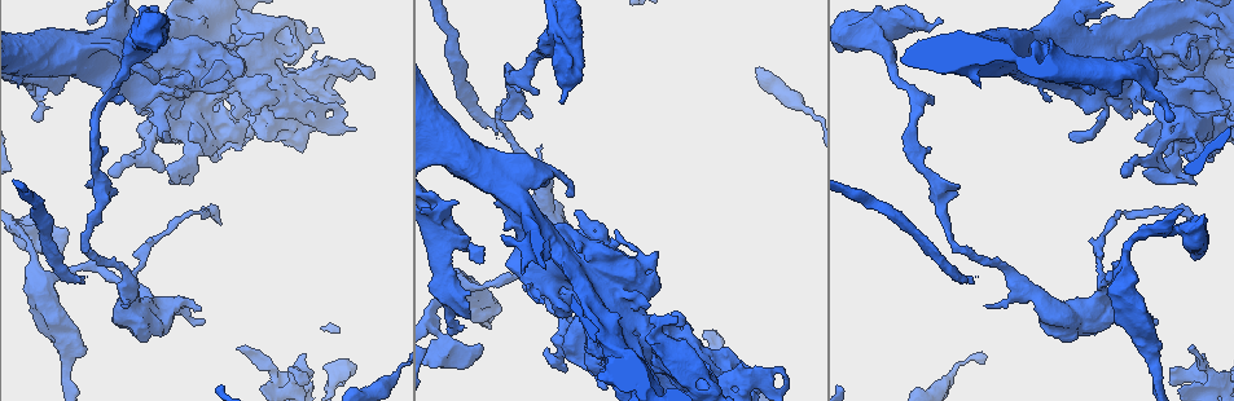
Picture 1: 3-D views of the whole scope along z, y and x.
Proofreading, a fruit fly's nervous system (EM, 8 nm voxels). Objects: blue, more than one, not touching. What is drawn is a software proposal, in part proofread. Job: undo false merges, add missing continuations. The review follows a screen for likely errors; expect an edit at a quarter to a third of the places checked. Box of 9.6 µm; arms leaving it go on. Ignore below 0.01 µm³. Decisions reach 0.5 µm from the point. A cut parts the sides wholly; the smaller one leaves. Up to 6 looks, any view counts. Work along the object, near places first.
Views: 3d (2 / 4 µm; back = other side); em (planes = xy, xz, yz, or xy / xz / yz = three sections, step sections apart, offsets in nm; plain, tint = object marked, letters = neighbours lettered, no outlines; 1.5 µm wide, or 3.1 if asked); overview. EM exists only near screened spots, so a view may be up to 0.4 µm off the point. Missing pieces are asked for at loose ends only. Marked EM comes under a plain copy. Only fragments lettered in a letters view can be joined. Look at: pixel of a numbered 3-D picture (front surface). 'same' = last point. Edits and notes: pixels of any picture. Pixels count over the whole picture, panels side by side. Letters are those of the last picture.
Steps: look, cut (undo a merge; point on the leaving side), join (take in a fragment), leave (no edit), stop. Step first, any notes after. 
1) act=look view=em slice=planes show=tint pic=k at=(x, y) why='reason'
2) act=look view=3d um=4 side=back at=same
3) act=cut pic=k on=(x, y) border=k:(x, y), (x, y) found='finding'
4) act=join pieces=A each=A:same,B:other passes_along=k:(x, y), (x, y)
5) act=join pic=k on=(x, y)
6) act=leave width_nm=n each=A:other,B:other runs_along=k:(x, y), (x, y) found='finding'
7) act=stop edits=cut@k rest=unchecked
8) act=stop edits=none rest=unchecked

act=look view=em slice=xz step=8 show=letters pic=1 at=(1072, 139) why='an open end'

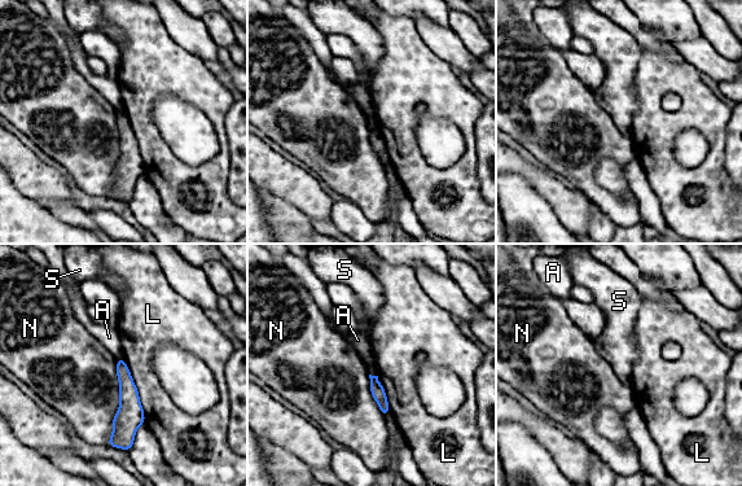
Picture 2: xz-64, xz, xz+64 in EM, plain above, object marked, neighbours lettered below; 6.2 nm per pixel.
act=look view=em slice=planes show=letters at=same

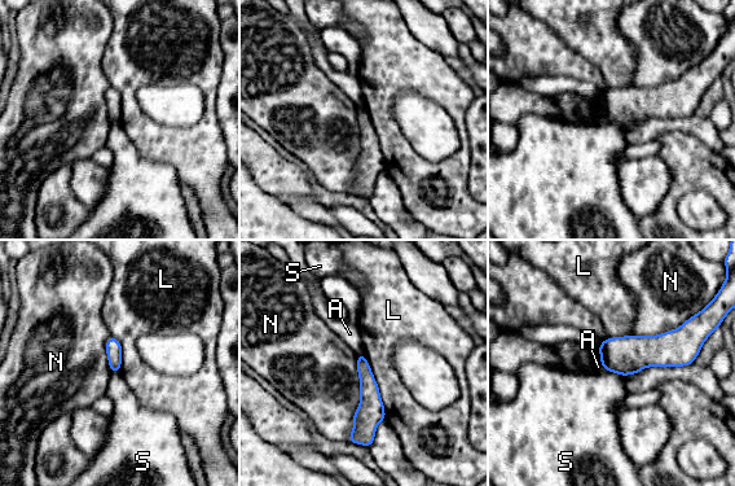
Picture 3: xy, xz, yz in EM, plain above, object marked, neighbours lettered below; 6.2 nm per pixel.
act=leave each=A:other,L:other,N:other,S:other runs_along=3:(360, 358), (368, 382), (368, 442) found='none of them fits'

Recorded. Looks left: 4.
act=look view=3d um=4 pic=1 at=(122, 97) why='tapers out'

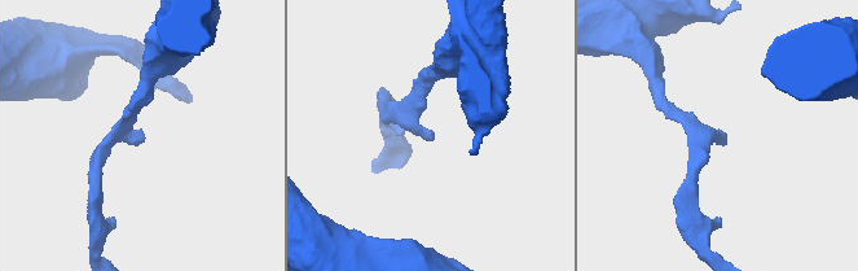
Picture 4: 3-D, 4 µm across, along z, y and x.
act=look view=em slice=planes show=letters pic=4 at=(140, 135)

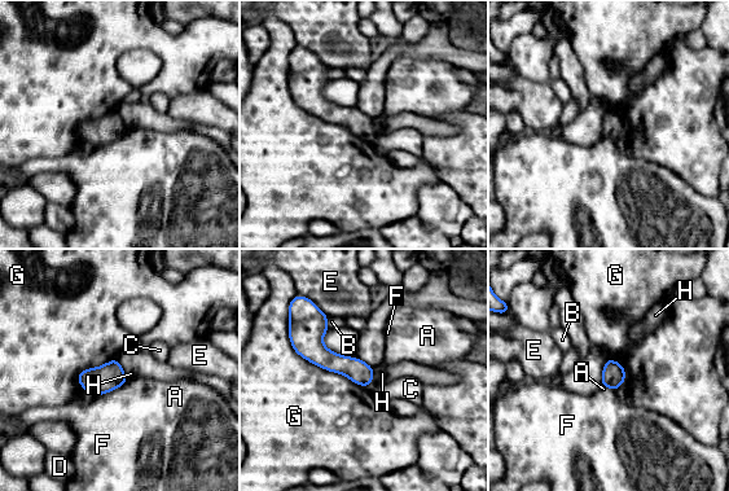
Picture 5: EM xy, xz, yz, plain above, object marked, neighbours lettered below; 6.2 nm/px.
act=leave each=A:other,B:other,C:other,D:other,E:other,F:other,G:other,H:other runs_along=5:(298, 333), (324, 358), (369, 380) found='no lettered fragment goes on from it'

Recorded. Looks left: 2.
act=stop edits=none rest=unchecked

